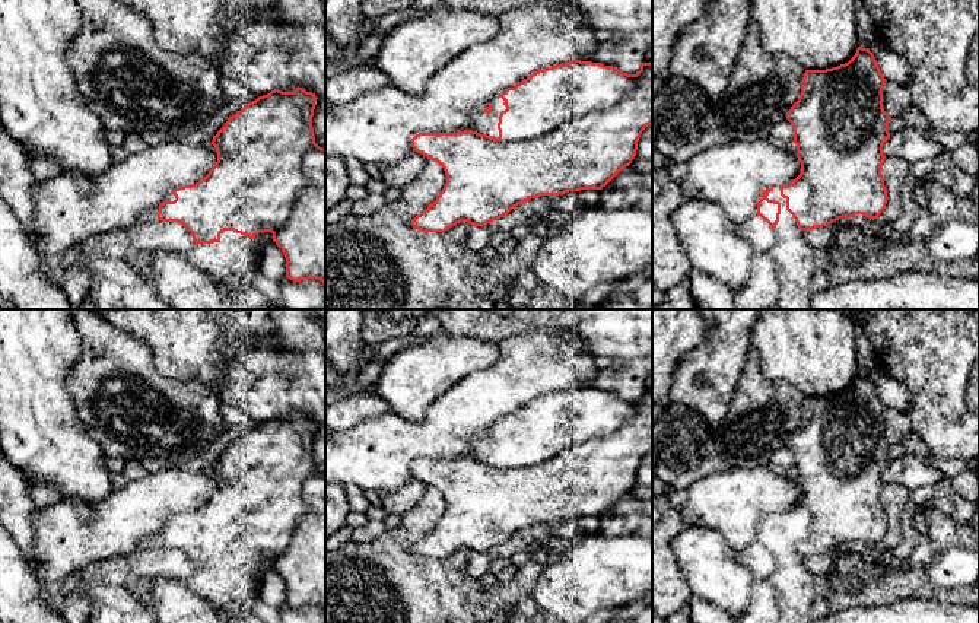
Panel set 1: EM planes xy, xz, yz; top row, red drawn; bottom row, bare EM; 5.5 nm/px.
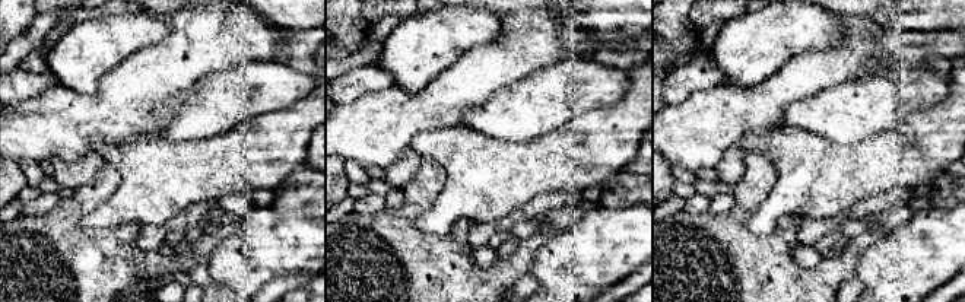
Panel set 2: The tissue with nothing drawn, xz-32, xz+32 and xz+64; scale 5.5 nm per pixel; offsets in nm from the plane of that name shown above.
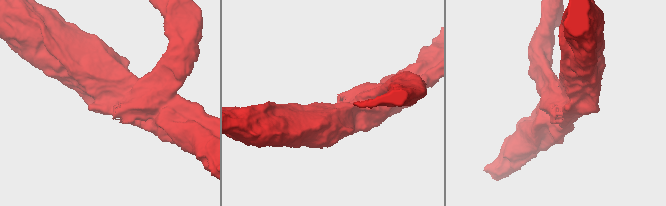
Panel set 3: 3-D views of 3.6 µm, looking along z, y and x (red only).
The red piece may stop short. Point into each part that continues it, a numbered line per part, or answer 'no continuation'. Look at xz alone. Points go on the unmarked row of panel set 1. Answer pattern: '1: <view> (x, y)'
1: xz (485, 451)

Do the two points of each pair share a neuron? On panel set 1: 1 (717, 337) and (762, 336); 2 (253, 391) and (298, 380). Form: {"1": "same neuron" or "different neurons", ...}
{"1": "different neurons", "2": "same neuron"}

